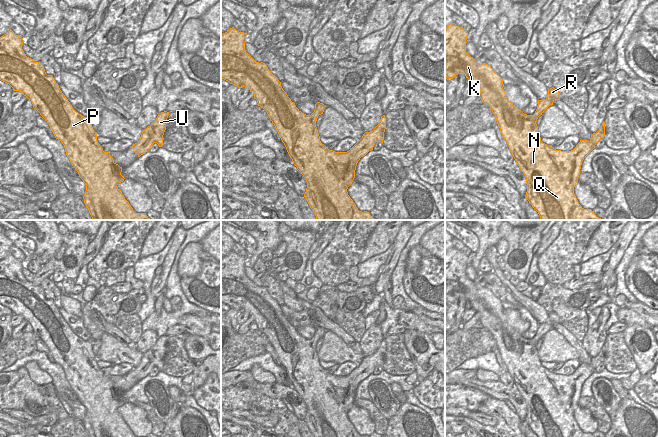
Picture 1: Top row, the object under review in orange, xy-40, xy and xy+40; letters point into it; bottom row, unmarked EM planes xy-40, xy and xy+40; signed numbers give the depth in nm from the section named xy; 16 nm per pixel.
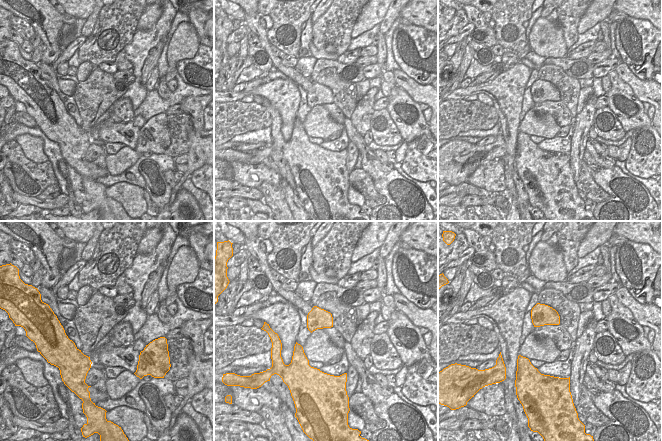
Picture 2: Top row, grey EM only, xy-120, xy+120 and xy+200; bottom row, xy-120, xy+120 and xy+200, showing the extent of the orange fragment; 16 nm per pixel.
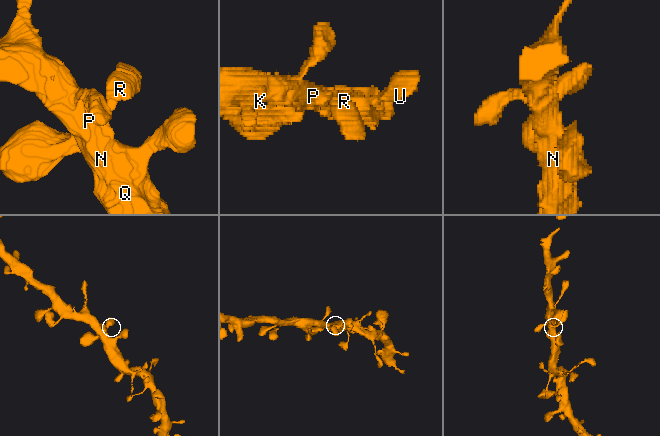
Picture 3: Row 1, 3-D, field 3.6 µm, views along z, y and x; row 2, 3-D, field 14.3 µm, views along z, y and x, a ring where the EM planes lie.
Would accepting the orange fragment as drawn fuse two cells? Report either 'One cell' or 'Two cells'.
One cell.

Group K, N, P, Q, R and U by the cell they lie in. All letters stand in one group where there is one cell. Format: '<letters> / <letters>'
K N P Q R U

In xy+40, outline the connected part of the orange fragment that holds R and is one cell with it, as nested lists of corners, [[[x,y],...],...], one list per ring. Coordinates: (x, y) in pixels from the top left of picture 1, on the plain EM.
[[[451,247],[445,253],[445,302],[453,303],[458,298],[464,298],[472,309],[480,314],[479,321],[487,328],[496,341],[502,360],[526,401],[526,423],[538,437],[593,437],[591,433],[584,433],[578,426],[574,411],[578,406],[580,393],[584,382],[595,372],[596,367],[605,360],[605,346],[591,363],[580,364],[571,375],[556,374],[543,367],[538,356],[536,345],[540,339],[555,324],[560,324],[560,317],[554,312],[548,313],[546,323],[538,324],[538,330],[533,339],[524,338],[515,329],[507,324],[503,313],[503,303],[494,296],[490,289],[478,289],[474,282],[466,276],[468,256]]]

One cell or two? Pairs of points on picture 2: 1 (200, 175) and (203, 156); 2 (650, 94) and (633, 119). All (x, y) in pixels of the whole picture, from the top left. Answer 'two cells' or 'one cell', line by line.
1: two cells
2: two cells

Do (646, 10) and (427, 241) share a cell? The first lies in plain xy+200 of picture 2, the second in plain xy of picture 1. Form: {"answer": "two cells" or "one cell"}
{"answer": "one cell"}

